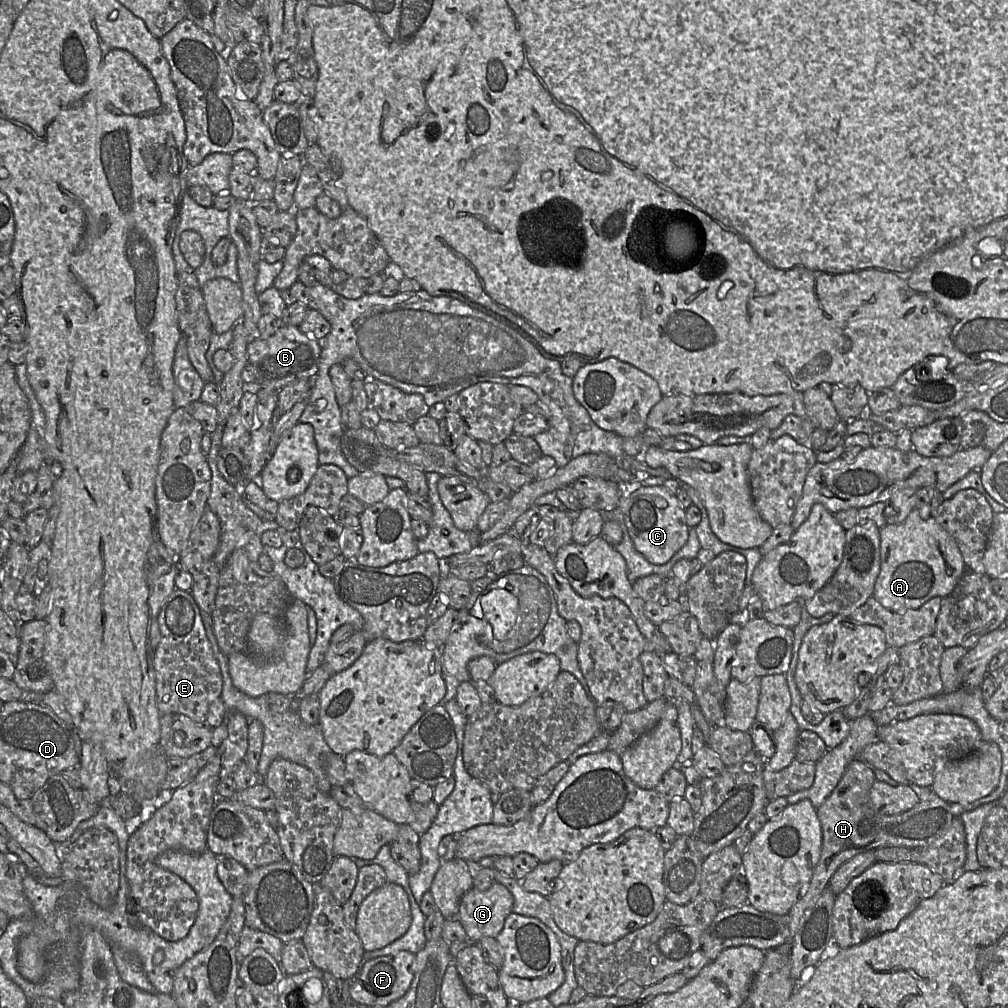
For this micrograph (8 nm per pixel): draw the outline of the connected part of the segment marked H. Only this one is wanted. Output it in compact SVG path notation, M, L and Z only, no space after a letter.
M854 759L848 764L831 794L817 809L822 828L821 855L805 893L799 896L788 912L791 944L804 912L815 902L828 886L833 874L847 860L859 853L882 847L927 847L949 828L954 818L949 803L937 796L932 789L932 795L927 801L919 801L906 812L897 815L878 813L870 800L870 790L875 781L874 768L860 759Z

